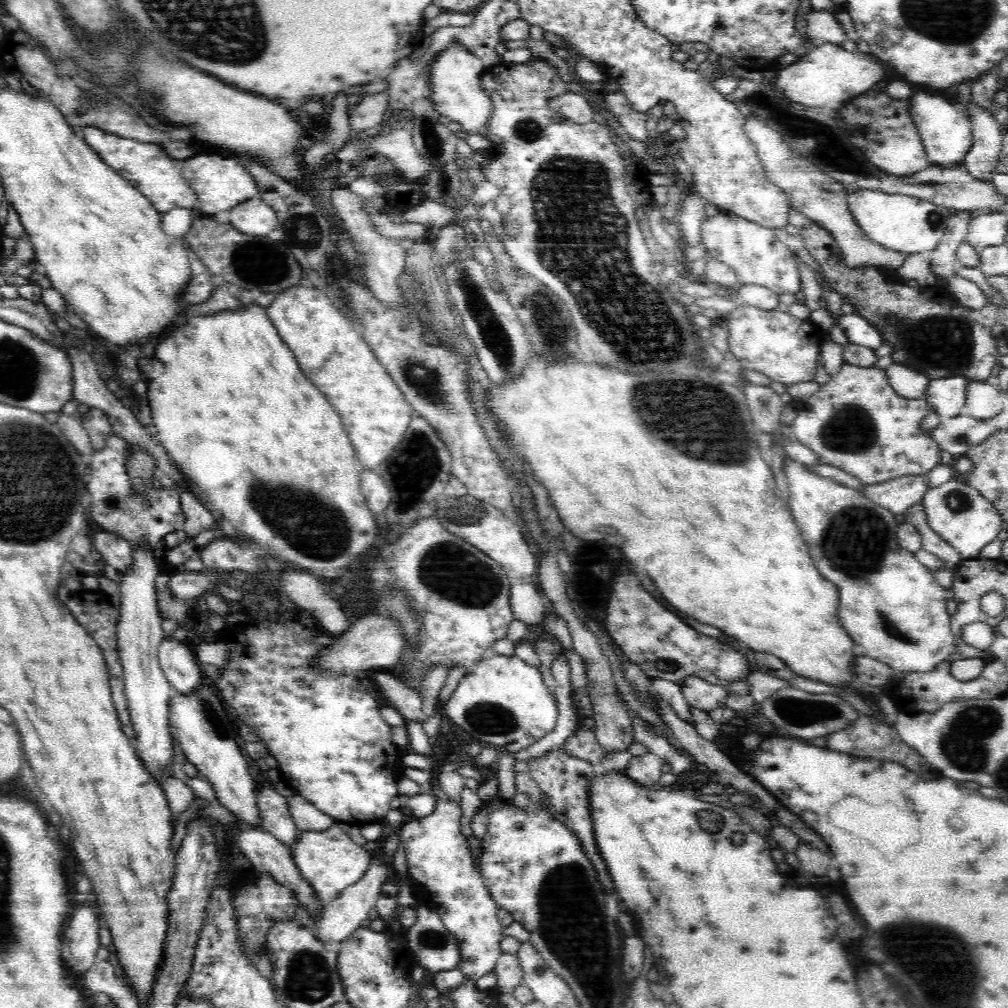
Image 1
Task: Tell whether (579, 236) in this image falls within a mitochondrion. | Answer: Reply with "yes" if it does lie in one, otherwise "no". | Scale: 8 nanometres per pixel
yes

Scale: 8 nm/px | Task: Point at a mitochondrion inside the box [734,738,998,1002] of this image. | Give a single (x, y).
(954, 957)

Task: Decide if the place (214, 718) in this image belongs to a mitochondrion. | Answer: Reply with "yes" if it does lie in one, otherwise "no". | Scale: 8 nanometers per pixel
yes

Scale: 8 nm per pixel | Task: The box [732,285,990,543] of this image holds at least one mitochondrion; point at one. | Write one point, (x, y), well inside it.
(945, 343)

